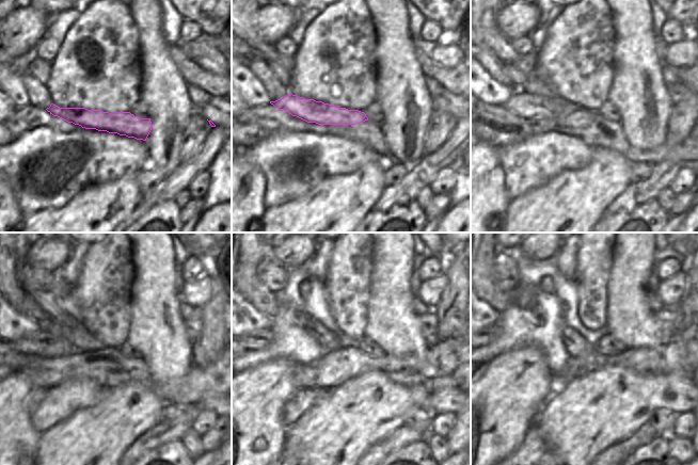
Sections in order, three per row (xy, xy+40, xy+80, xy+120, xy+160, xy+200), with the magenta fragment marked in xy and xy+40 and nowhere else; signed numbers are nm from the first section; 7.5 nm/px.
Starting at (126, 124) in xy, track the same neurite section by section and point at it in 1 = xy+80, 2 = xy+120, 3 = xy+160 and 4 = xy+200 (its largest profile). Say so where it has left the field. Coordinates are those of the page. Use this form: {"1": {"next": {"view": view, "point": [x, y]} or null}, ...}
{"1": {"next": {"view": "xy+80", "point": [526, 106]}}, "2": {"next": {"view": "xy+120", "point": [44, 343]}}, "3": {"next": {"view": "xy+160", "point": [257, 341]}}, "4": {"next": {"view": "xy+200", "point": [492, 331]}}}

